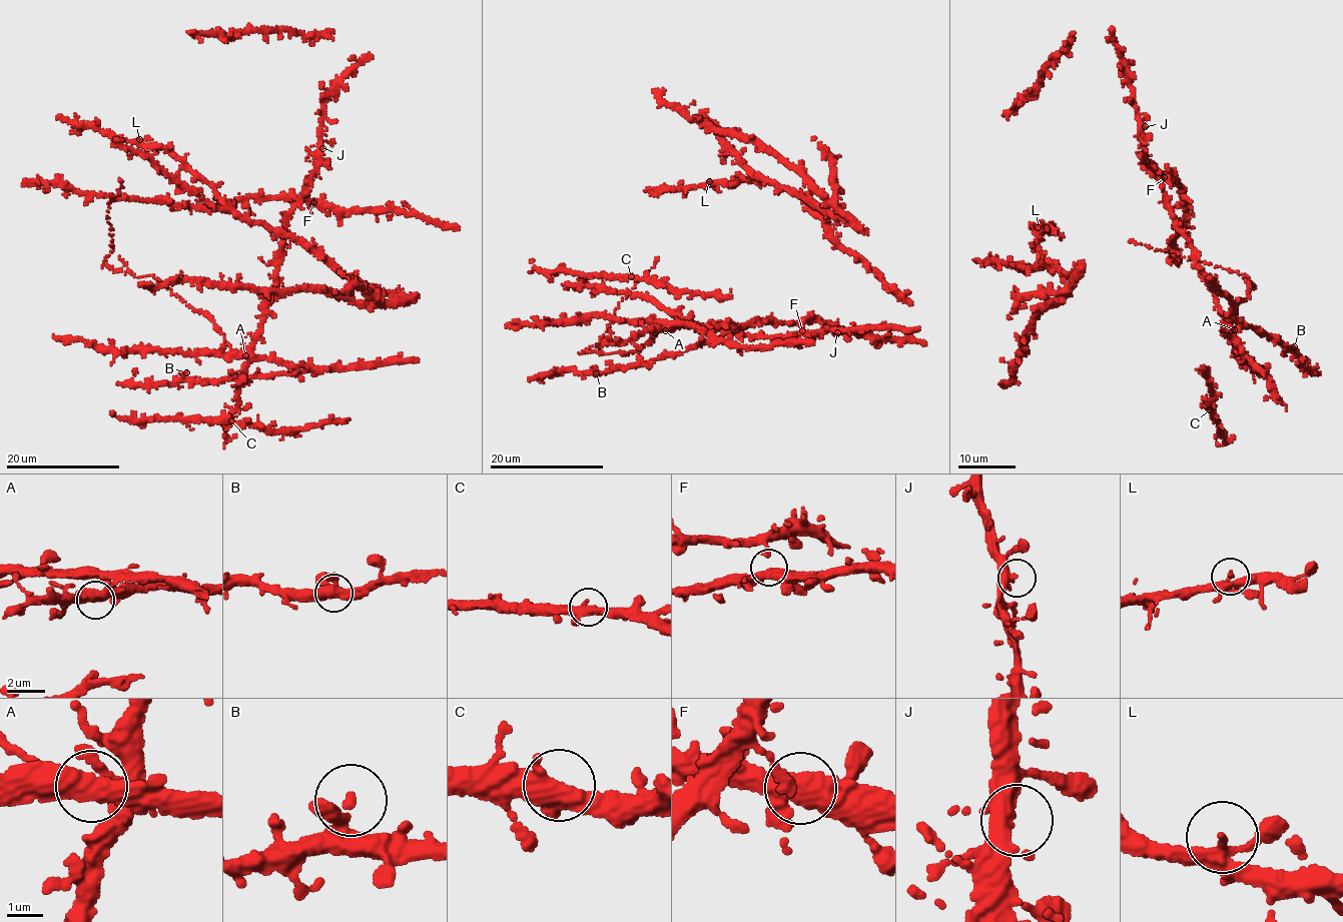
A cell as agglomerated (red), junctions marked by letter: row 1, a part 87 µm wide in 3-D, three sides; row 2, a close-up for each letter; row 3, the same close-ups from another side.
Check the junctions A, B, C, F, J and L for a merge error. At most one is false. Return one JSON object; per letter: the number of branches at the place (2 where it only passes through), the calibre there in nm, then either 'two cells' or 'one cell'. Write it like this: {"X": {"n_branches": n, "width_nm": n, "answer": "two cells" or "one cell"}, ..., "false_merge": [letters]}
{"A": {"n_branches": 3, "width_nm": 180, "answer": "two cells"}, "B": {"n_branches": 2, "width_nm": 240, "answer": "one cell"}, "C": {"n_branches": 3, "width_nm": 360, "answer": "one cell"}, "F": {"n_branches": 3, "width_nm": 400, "answer": "one cell"}, "J": {"n_branches": 3, "width_nm": 280, "answer": "one cell"}, "L": {"n_branches": 3, "width_nm": 190, "answer": "one cell"}, "false_merge": ["A"]}

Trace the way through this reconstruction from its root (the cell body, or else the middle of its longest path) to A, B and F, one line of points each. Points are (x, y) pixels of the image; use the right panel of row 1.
A: (1144, 244), (1177, 252), (1170, 241), (1186, 212), (1178, 181), (1168, 174), (1157, 176), (1176, 225), (1234, 329)
B: (1144, 244), (1177, 252), (1186, 212), (1168, 174), (1162, 192), (1223, 327), (1294, 346)
F: (1144, 244), (1177, 252), (1170, 241), (1182, 229), (1186, 212), (1178, 181), (1168, 174), (1164, 177)

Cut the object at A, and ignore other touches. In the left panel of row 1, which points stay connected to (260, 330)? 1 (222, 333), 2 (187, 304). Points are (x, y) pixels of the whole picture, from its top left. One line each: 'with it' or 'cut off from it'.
1: cut off from it
2: cut off from it

